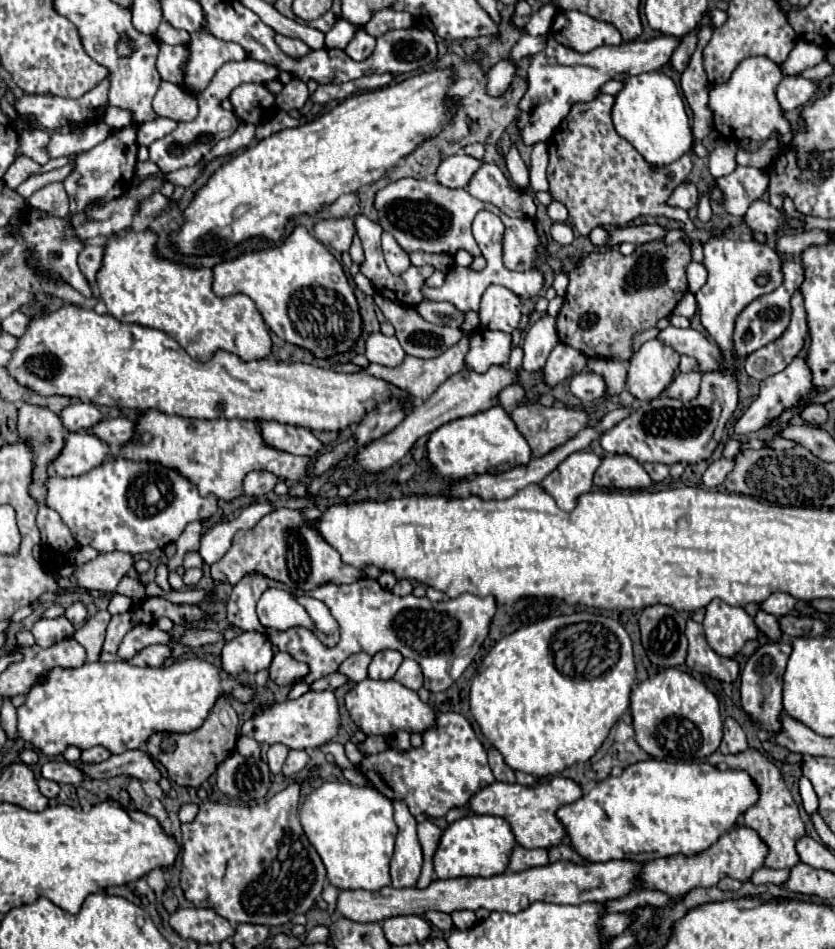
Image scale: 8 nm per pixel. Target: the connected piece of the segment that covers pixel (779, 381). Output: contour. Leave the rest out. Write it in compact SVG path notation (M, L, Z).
M796 357L784 371L780 371L780 373L776 373L776 375L772 375L772 377L760 381L760 395L758 395L758 399L744 411L744 415L734 423L734 433L740 435L740 437L744 437L744 435L748 435L748 433L752 433L752 431L758 431L758 429L764 427L768 421L778 419L786 409L796 407L796 403L802 401L802 399L806 399L810 391L812 391L812 375L810 375L810 371L808 371L808 367L806 367L806 359Z

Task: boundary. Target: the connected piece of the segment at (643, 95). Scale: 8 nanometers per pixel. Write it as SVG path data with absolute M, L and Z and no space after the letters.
M642 73L628 77L624 81L624 89L616 95L612 119L618 135L624 137L654 169L674 163L692 149L694 137L684 101L674 81L664 73Z

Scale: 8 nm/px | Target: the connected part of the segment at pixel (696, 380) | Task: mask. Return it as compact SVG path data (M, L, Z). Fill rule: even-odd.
M698 371L678 373L674 377L674 381L666 387L666 395L672 399L680 399L680 401L694 399L700 391L700 377L702 377L702 373L698 373Z

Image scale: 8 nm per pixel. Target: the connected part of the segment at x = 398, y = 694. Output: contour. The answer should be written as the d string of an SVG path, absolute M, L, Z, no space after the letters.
M364 679L360 683L356 683L348 693L346 693L346 709L352 717L352 721L360 727L362 733L366 735L394 735L398 729L404 729L408 733L416 731L416 733L424 733L428 727L434 725L434 709L428 705L428 703L422 703L420 697L396 683L394 679L380 679L380 681L374 681L374 679Z

